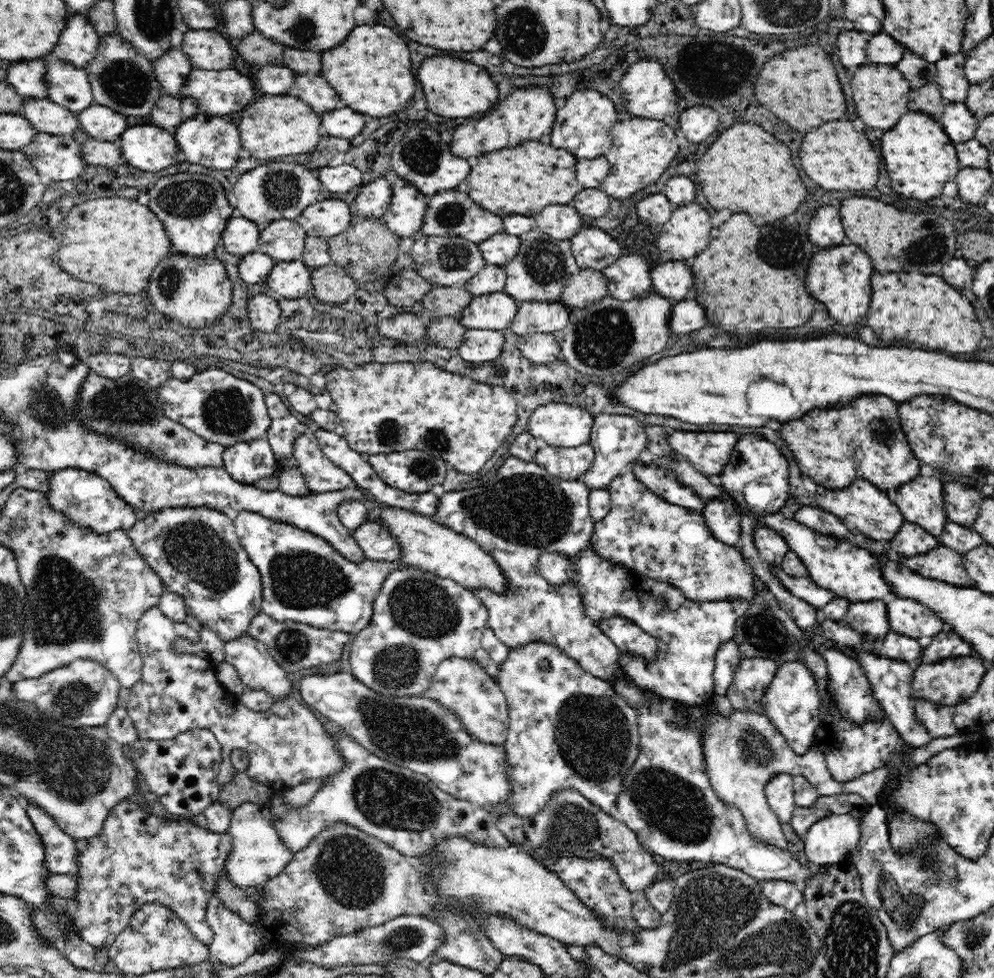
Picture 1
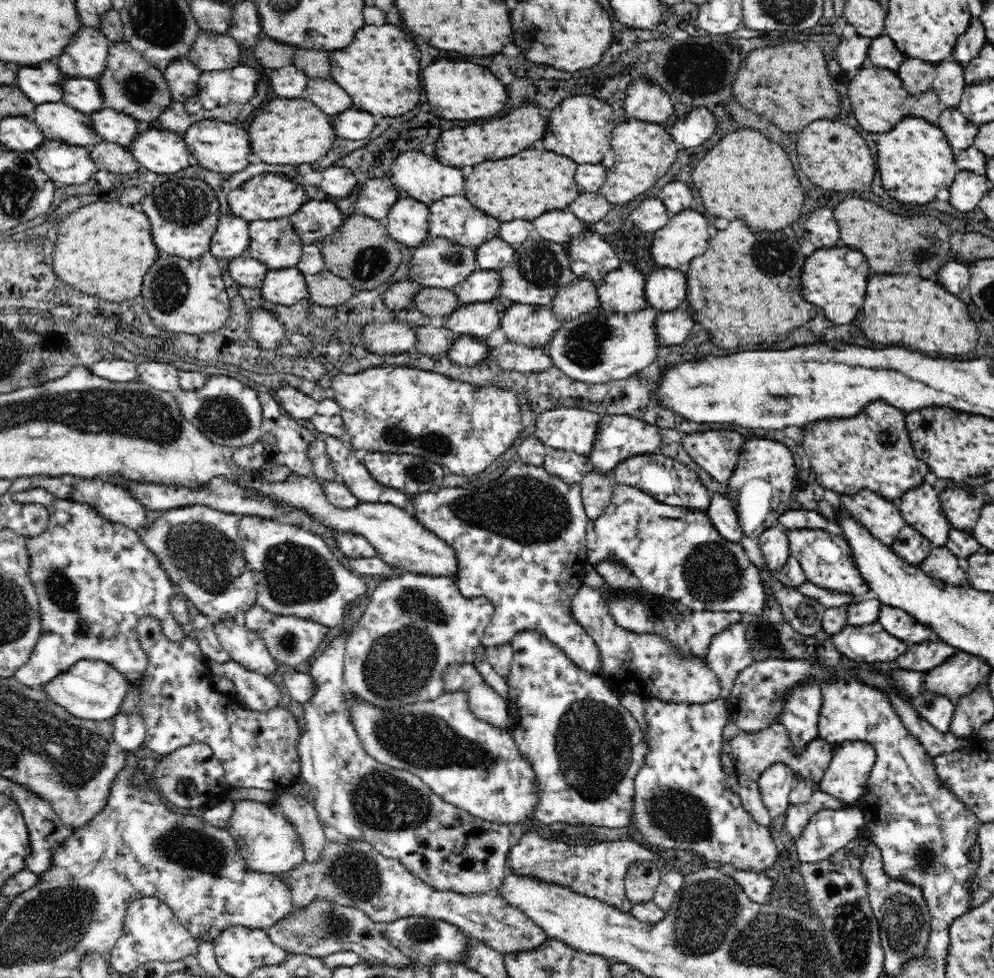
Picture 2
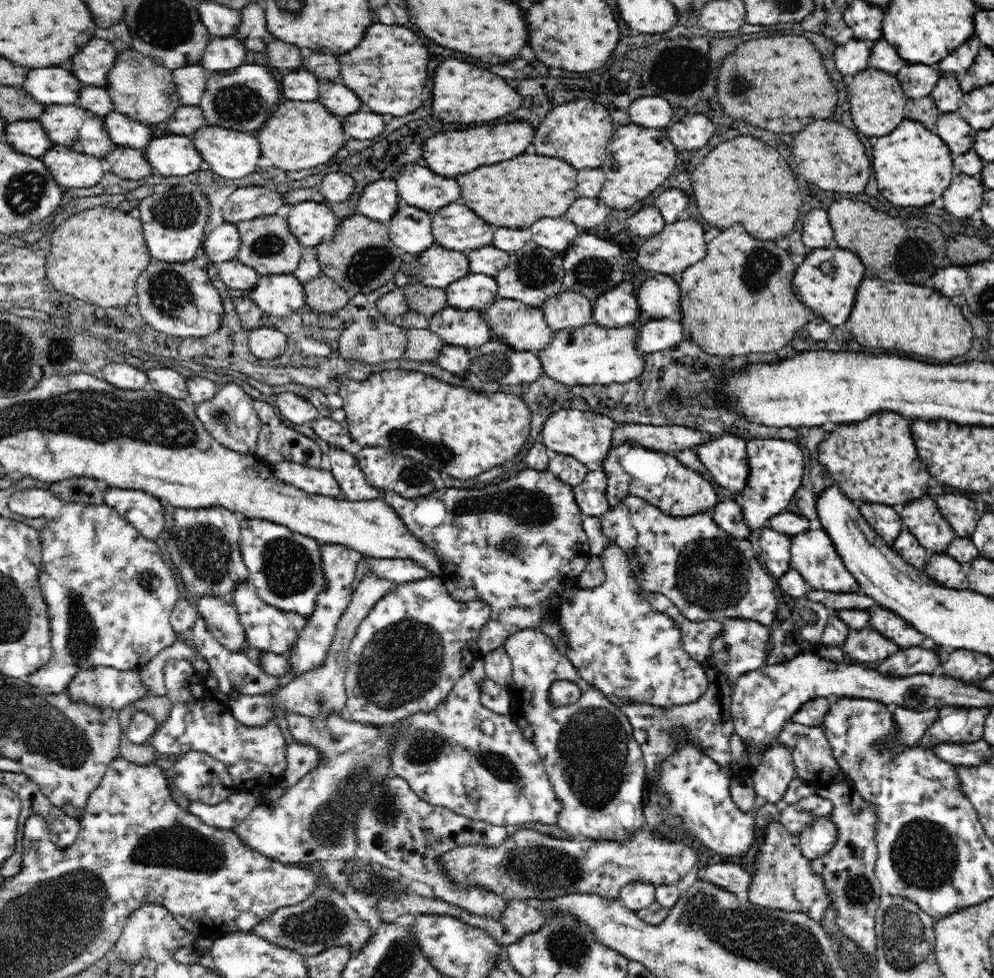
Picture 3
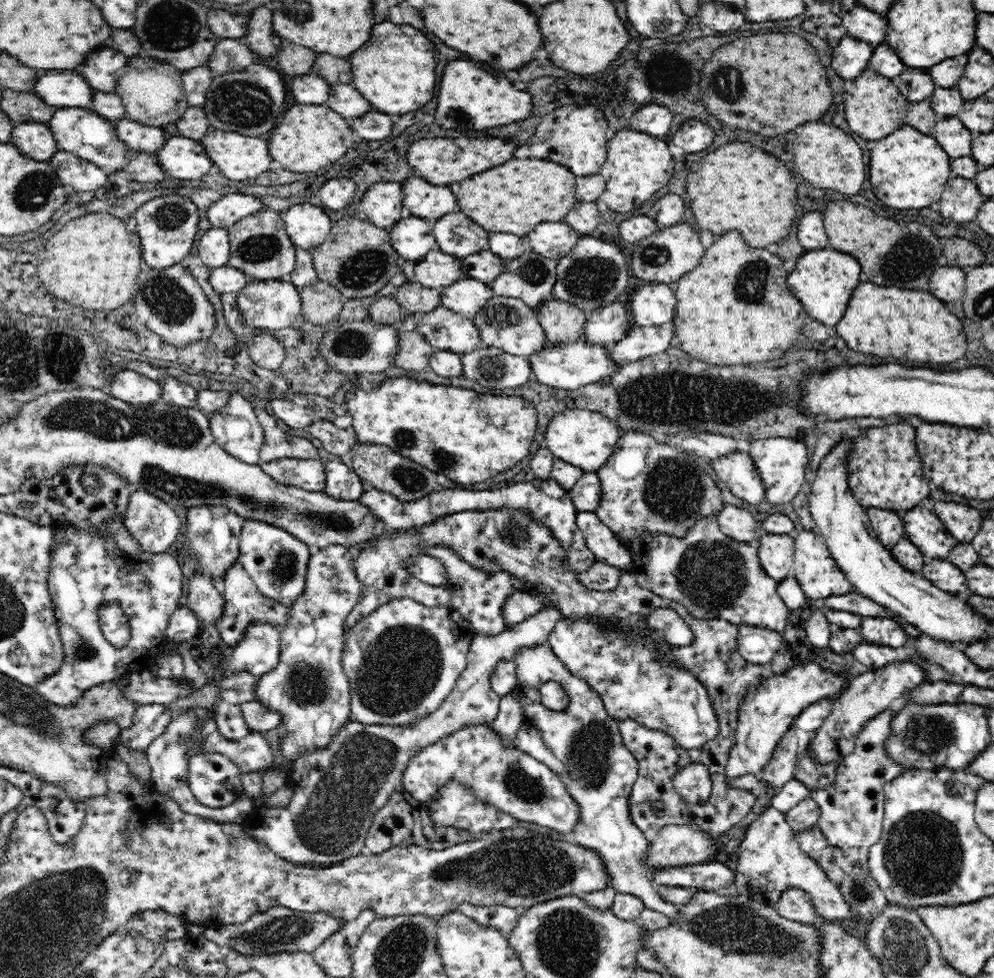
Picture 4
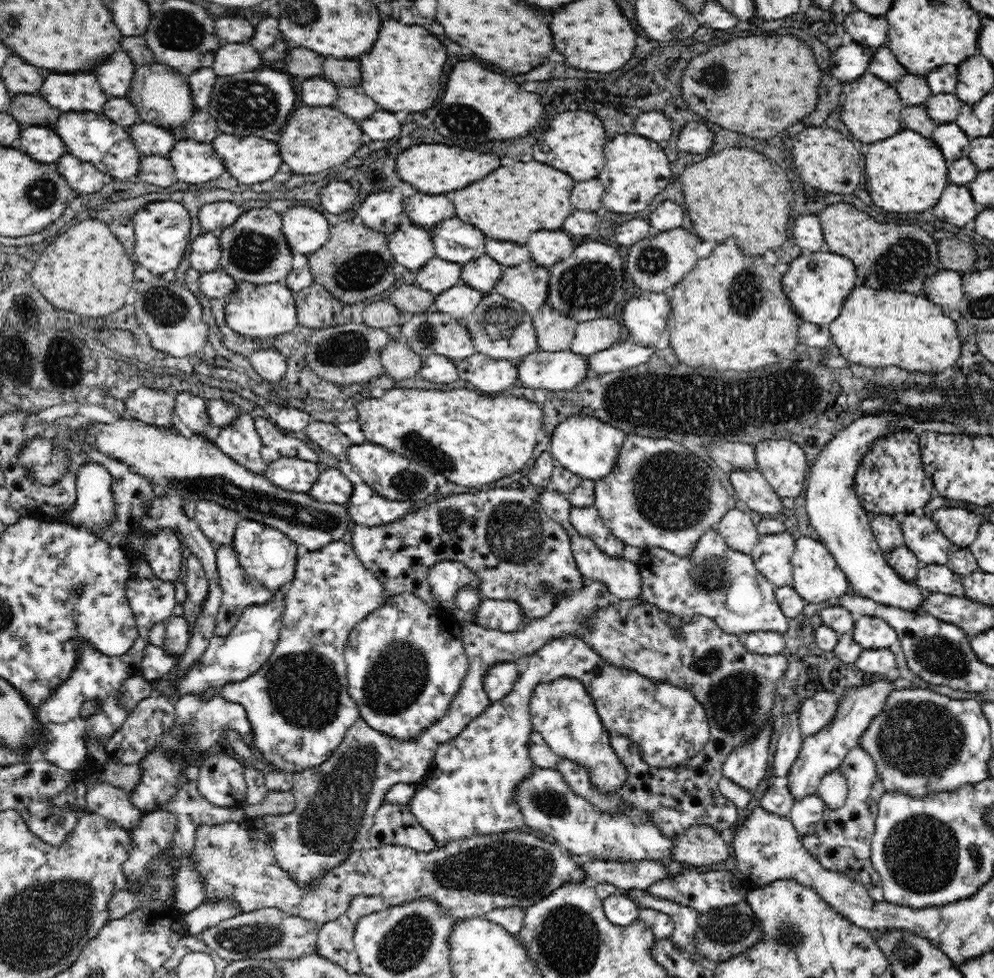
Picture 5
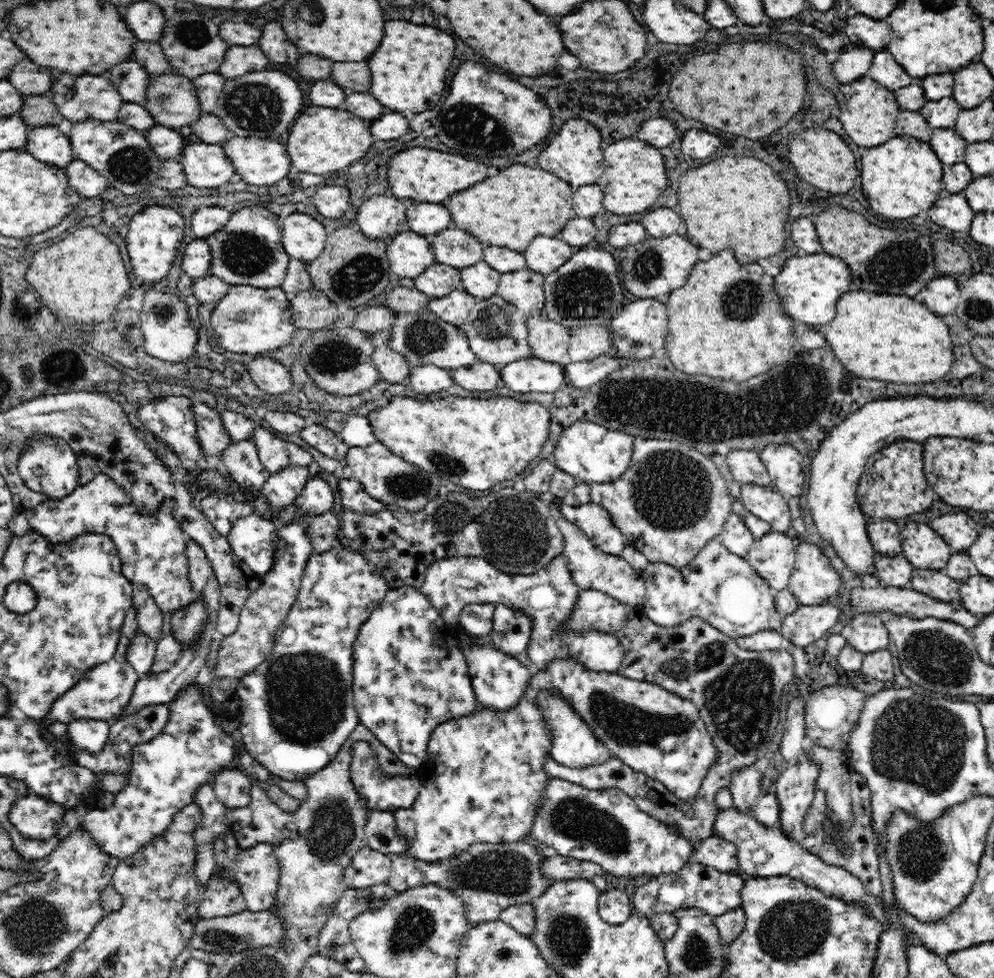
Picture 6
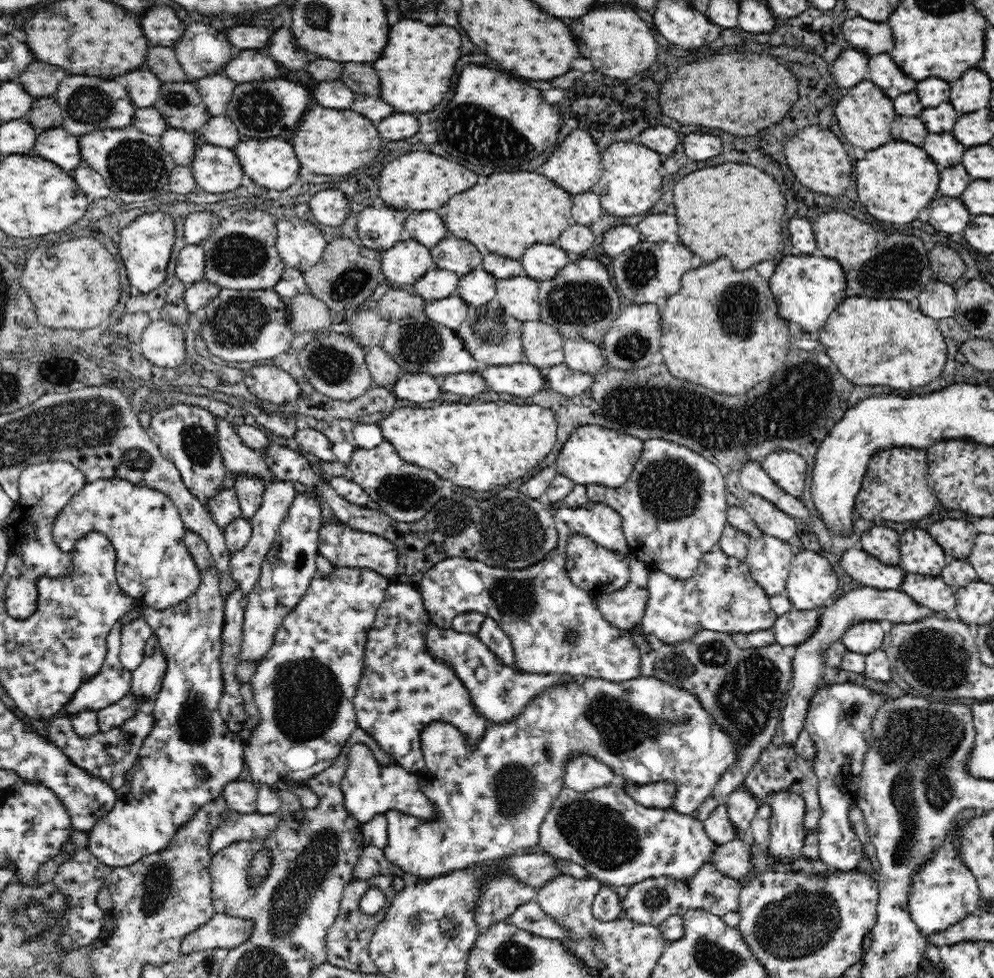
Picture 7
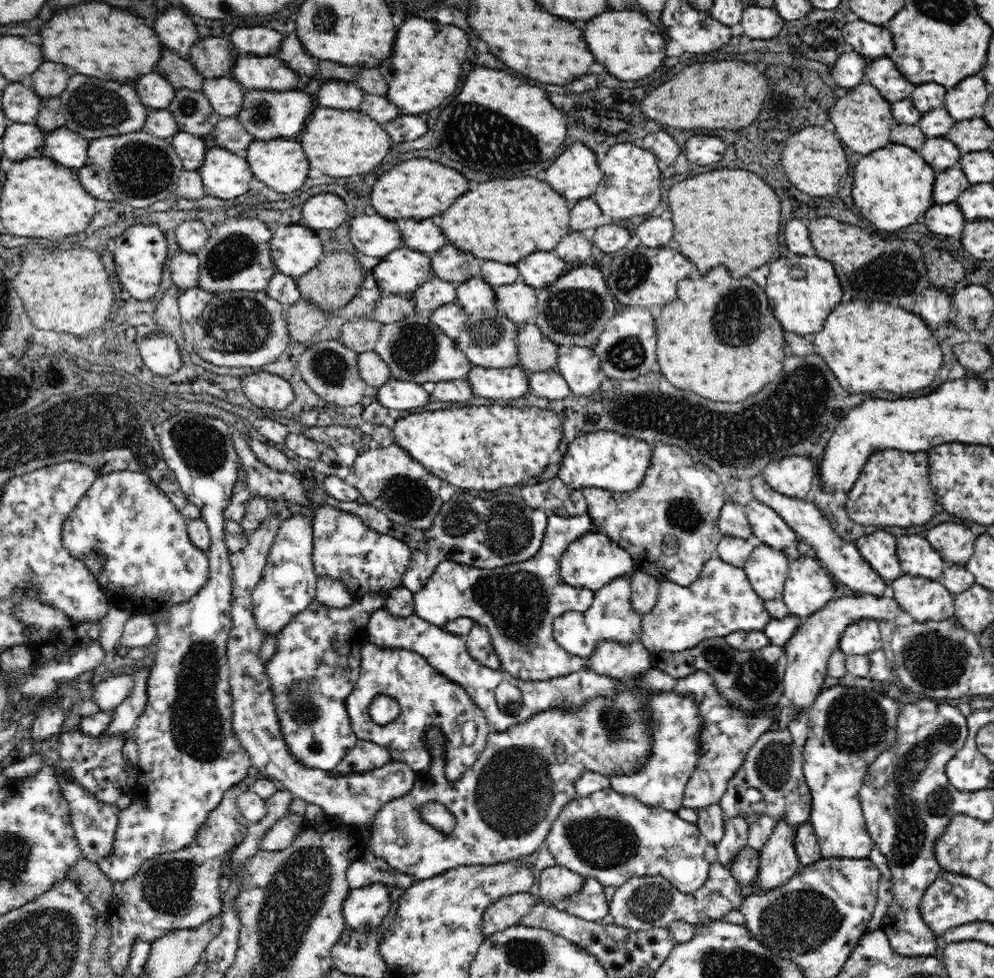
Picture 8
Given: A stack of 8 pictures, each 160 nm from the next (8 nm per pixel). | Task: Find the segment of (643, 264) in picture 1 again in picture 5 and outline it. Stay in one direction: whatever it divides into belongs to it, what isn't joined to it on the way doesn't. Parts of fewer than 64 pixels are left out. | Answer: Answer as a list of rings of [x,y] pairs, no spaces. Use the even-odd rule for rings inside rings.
[[[614,316],[577,323],[570,350],[587,358],[612,347],[622,339],[622,335],[621,324]]]

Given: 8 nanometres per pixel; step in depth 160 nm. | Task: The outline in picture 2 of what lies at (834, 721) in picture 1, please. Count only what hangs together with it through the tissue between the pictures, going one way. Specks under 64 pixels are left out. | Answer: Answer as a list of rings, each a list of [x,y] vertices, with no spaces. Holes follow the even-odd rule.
[[[863,740],[841,743],[834,748],[828,768],[818,782],[819,790],[858,806],[875,760],[874,747]]]

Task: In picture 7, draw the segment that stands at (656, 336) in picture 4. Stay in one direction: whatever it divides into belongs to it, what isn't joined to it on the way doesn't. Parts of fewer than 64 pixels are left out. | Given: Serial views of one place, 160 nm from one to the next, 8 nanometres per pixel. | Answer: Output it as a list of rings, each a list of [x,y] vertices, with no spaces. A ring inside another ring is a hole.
[[[566,363],[558,364],[544,370],[547,387],[564,396],[573,397],[590,388],[595,377],[570,369]]]

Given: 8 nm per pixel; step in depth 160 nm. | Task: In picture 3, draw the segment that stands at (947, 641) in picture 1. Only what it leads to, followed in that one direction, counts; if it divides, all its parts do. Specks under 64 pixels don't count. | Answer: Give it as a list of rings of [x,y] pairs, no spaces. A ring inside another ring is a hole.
[[[913,646],[885,658],[876,670],[881,675],[904,678],[915,674],[932,674],[939,664],[940,657],[935,651]]]

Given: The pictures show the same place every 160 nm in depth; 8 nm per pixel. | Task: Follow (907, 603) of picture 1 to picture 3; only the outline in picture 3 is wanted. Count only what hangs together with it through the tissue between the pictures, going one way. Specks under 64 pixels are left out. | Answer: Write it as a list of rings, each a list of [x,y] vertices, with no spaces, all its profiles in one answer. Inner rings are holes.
[[[879,607],[871,610],[870,613],[870,627],[894,641],[899,647],[908,648],[922,644],[924,634],[916,630],[916,627],[906,622],[900,615]]]

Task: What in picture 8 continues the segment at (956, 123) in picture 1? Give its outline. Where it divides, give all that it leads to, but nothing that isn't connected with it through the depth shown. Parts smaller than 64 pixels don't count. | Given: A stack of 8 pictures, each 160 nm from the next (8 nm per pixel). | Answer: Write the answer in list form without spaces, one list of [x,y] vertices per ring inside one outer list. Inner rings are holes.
[[[947,137],[927,138],[918,152],[936,173],[959,167],[962,155],[960,149]]]

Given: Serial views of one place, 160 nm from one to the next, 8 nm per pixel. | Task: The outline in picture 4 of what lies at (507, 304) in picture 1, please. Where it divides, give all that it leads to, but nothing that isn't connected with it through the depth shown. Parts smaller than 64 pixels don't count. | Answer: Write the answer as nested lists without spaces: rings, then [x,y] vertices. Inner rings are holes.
[[[441,304],[432,312],[419,314],[416,317],[415,330],[424,335],[426,342],[438,351],[452,351],[452,353],[463,355],[482,347],[479,329],[473,319],[452,312]]]

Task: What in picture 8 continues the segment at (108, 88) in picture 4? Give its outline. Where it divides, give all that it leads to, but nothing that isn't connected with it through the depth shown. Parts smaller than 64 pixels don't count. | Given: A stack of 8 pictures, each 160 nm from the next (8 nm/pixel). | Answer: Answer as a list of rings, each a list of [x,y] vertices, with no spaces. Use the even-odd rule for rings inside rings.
[[[144,74],[136,82],[137,96],[149,110],[168,109],[175,97],[176,88],[159,74]]]

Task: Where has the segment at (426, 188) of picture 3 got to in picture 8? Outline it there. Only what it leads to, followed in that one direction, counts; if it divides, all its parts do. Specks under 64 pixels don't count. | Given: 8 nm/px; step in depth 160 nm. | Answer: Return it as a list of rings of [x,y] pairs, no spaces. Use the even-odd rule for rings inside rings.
[[[408,219],[397,221],[404,246],[432,256],[441,247],[448,244],[442,229],[434,225],[431,219]]]

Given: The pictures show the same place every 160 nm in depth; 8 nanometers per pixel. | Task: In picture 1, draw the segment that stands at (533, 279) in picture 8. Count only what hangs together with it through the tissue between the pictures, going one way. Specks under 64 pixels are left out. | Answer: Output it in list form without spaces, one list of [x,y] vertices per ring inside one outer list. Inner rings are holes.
[[[571,204],[545,206],[535,216],[536,226],[556,240],[569,240],[587,224]]]

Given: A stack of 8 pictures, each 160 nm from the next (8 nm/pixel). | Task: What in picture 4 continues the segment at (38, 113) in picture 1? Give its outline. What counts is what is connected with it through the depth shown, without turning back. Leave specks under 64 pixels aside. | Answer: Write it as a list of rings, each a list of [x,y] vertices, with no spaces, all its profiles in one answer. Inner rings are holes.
[[[58,108],[47,125],[60,151],[68,151],[100,168],[110,168],[113,173],[127,167],[131,150],[117,137],[114,123],[91,108]]]

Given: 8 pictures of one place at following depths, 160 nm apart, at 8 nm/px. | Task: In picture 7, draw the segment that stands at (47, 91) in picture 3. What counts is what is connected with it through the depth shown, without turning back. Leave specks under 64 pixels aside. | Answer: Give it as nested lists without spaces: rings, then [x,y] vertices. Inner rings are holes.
[[[66,76],[58,88],[58,94],[54,94],[58,98],[58,106],[60,106],[60,116],[62,116],[62,126],[68,132],[81,137],[82,135],[91,133],[95,130],[104,129],[123,129],[133,124],[133,114],[137,107],[133,104],[129,97],[125,86],[120,86],[114,80],[104,80],[104,78],[96,78],[96,76]]]

